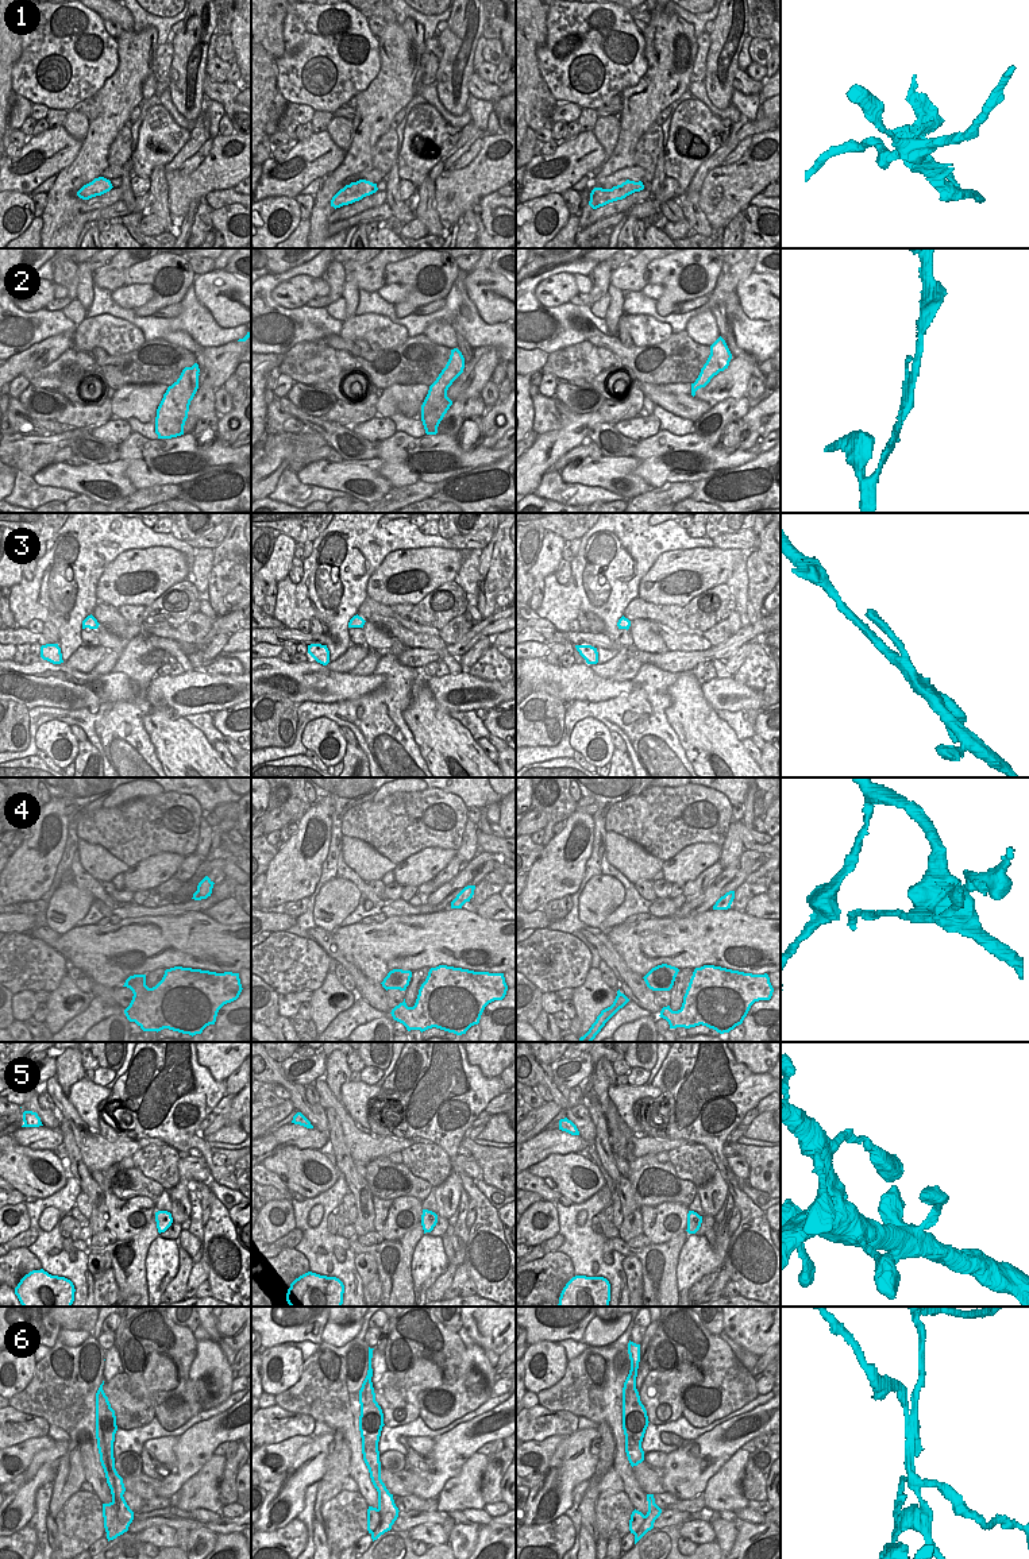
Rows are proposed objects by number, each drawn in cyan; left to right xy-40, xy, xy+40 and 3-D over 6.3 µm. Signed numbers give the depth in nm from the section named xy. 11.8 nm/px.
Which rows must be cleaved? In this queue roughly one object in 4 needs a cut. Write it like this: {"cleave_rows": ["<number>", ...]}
{"cleave_rows": ["1", "4", "6"]}

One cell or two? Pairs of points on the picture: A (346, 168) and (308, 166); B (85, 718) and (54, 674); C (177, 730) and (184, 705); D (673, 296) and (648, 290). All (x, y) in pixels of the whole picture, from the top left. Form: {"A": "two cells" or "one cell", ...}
{"A": "two cells", "B": "two cells", "C": "two cells", "D": "two cells"}

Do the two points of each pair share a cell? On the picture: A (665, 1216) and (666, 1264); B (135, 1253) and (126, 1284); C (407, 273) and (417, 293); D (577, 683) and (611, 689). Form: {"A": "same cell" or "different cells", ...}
{"A": "different cells", "B": "same cell", "C": "same cell", "D": "same cell"}

